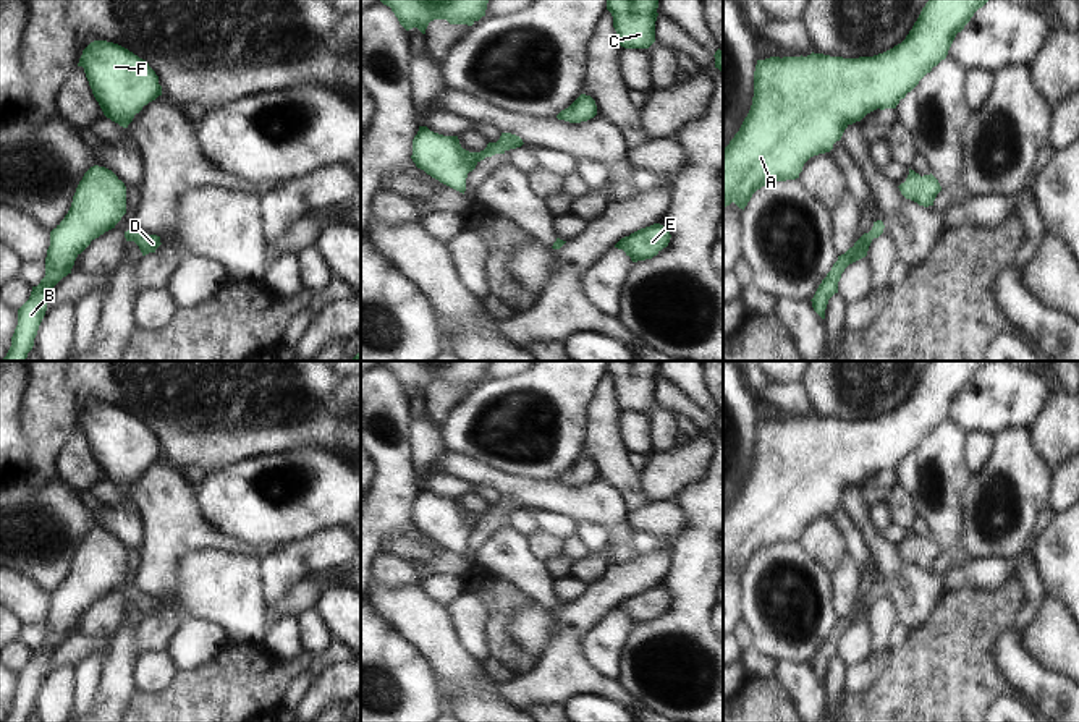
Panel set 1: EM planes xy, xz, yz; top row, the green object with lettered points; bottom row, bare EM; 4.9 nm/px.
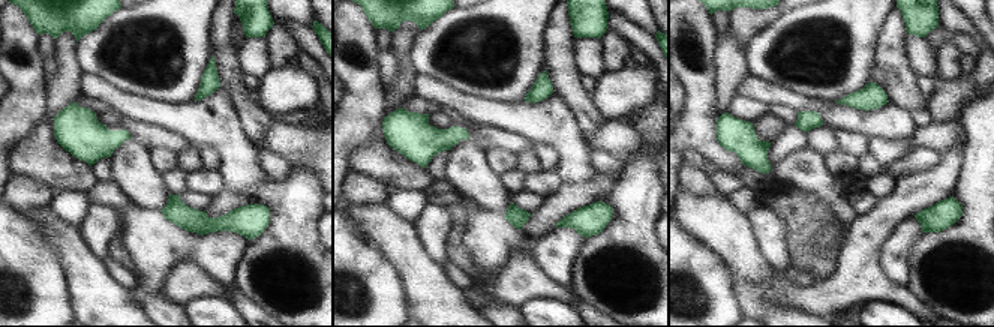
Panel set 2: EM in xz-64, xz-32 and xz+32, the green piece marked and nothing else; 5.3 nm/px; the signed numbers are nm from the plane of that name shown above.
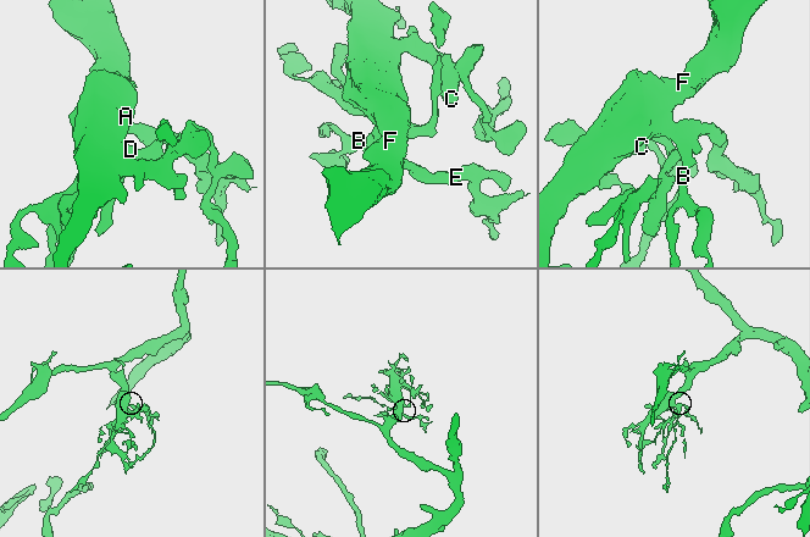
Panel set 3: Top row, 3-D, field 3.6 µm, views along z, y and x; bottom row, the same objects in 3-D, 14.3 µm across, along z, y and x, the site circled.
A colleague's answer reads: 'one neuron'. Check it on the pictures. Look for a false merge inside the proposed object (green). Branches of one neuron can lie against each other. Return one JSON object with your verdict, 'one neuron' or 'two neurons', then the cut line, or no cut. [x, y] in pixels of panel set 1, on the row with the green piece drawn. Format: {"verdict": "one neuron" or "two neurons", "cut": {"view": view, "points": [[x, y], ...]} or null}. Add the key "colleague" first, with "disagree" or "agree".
{"colleague": "agree", "verdict": "one neuron", "cut": null}

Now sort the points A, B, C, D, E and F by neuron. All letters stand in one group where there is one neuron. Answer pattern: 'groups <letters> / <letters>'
groups A B C D E F

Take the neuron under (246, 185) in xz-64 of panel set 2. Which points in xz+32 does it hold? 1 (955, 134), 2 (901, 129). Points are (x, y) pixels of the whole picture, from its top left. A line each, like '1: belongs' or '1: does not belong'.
1: does not belong
2: belongs

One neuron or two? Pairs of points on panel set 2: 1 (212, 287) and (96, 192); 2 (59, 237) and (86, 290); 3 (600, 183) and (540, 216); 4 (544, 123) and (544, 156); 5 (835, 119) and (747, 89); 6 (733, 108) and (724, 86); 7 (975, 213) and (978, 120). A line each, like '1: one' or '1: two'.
1: two
2: one
3: one
4: two
5: one
6: two
7: one

